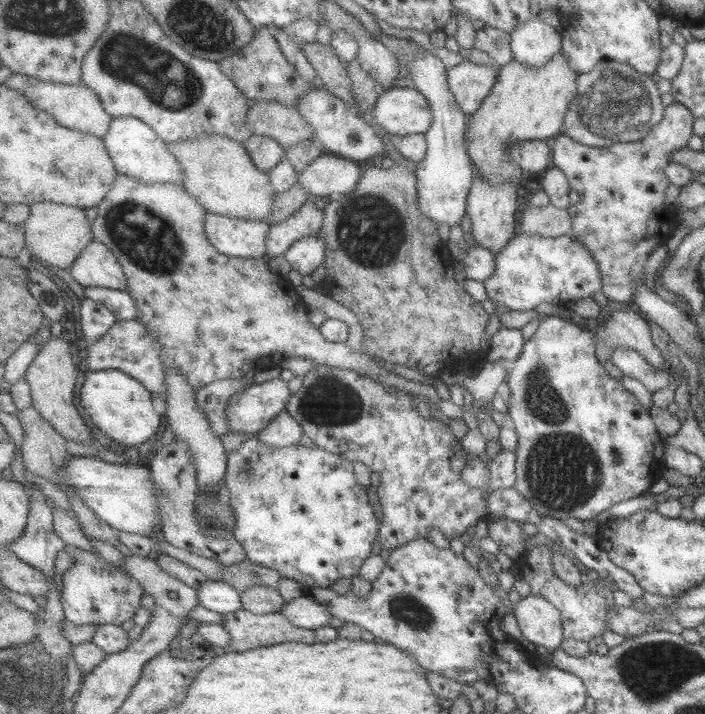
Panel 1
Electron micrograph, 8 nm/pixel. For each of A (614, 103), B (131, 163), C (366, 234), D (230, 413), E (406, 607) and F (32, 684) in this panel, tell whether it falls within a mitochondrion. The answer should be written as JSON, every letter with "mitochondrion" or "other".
{"A":"mitochondrion","B":"other","C":"mitochondrion","D":"other","E":"mitochondrion","F":"mitochondrion"}

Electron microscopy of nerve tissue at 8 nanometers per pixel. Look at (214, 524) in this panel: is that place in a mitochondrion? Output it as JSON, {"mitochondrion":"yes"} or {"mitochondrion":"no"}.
{"mitochondrion":"yes"}

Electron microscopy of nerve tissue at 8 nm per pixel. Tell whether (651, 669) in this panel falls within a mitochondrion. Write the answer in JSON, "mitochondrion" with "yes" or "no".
{"mitochondrion":"yes"}

